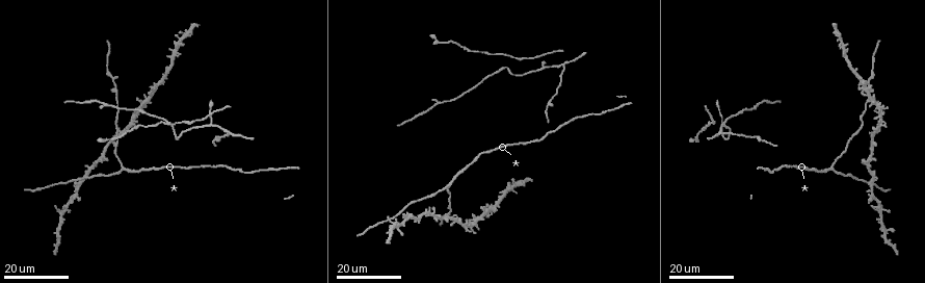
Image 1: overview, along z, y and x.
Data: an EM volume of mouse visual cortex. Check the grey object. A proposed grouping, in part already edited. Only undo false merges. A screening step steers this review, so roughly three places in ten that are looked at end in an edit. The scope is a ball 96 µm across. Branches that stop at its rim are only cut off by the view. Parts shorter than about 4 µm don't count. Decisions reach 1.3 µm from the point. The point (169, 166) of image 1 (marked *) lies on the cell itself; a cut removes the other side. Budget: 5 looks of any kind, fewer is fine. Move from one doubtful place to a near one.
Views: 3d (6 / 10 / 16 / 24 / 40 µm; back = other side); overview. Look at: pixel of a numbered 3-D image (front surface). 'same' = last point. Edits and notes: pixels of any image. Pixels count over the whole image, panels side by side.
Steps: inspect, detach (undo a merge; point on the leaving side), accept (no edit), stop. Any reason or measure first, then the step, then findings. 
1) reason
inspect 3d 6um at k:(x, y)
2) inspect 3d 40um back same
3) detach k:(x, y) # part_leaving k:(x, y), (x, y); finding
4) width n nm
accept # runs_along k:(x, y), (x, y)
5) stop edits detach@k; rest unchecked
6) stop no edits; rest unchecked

two arms in line, one across
inspect 3d 24um at 1:(230, 135)

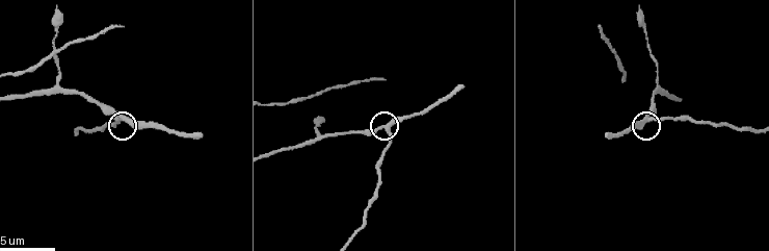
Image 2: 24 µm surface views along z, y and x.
inspect 3d 10um at 2:(646, 119)

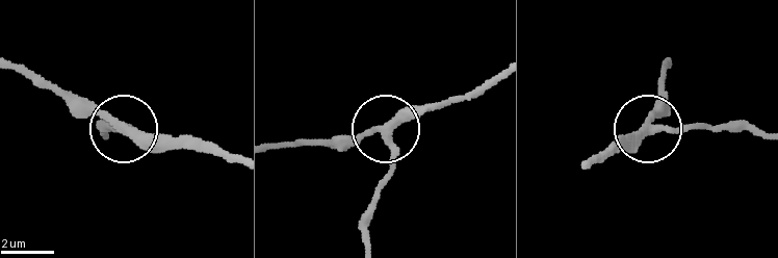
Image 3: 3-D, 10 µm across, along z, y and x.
accept # runs_along 3:(758, 136), (738, 130), (651, 130), (620, 136); all the same cell

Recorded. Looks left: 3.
thin arm on a thick one
inspect 3d 10um at 2:(657, 84)

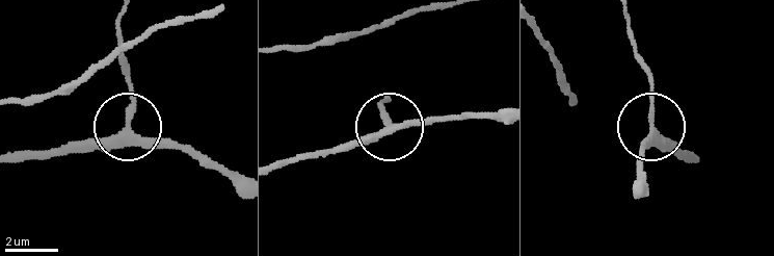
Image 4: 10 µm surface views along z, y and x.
width 240 nm
accept # runs_along 4:(503, 112), (392, 125), (390, 119); continuous, no second cell

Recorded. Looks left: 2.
sudden change in width
inspect 3d 16um at 2:(77, 126)

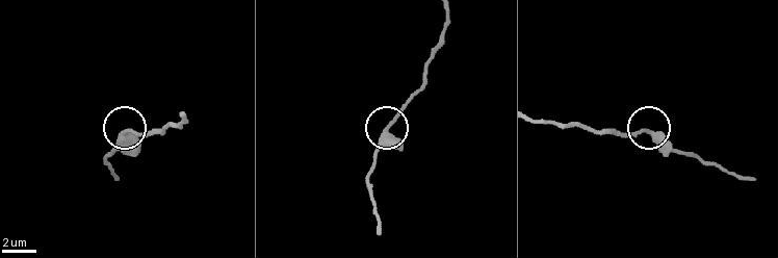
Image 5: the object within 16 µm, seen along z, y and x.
accept # continuous, no second cell

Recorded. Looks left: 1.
stop no edits; rest unchecked

